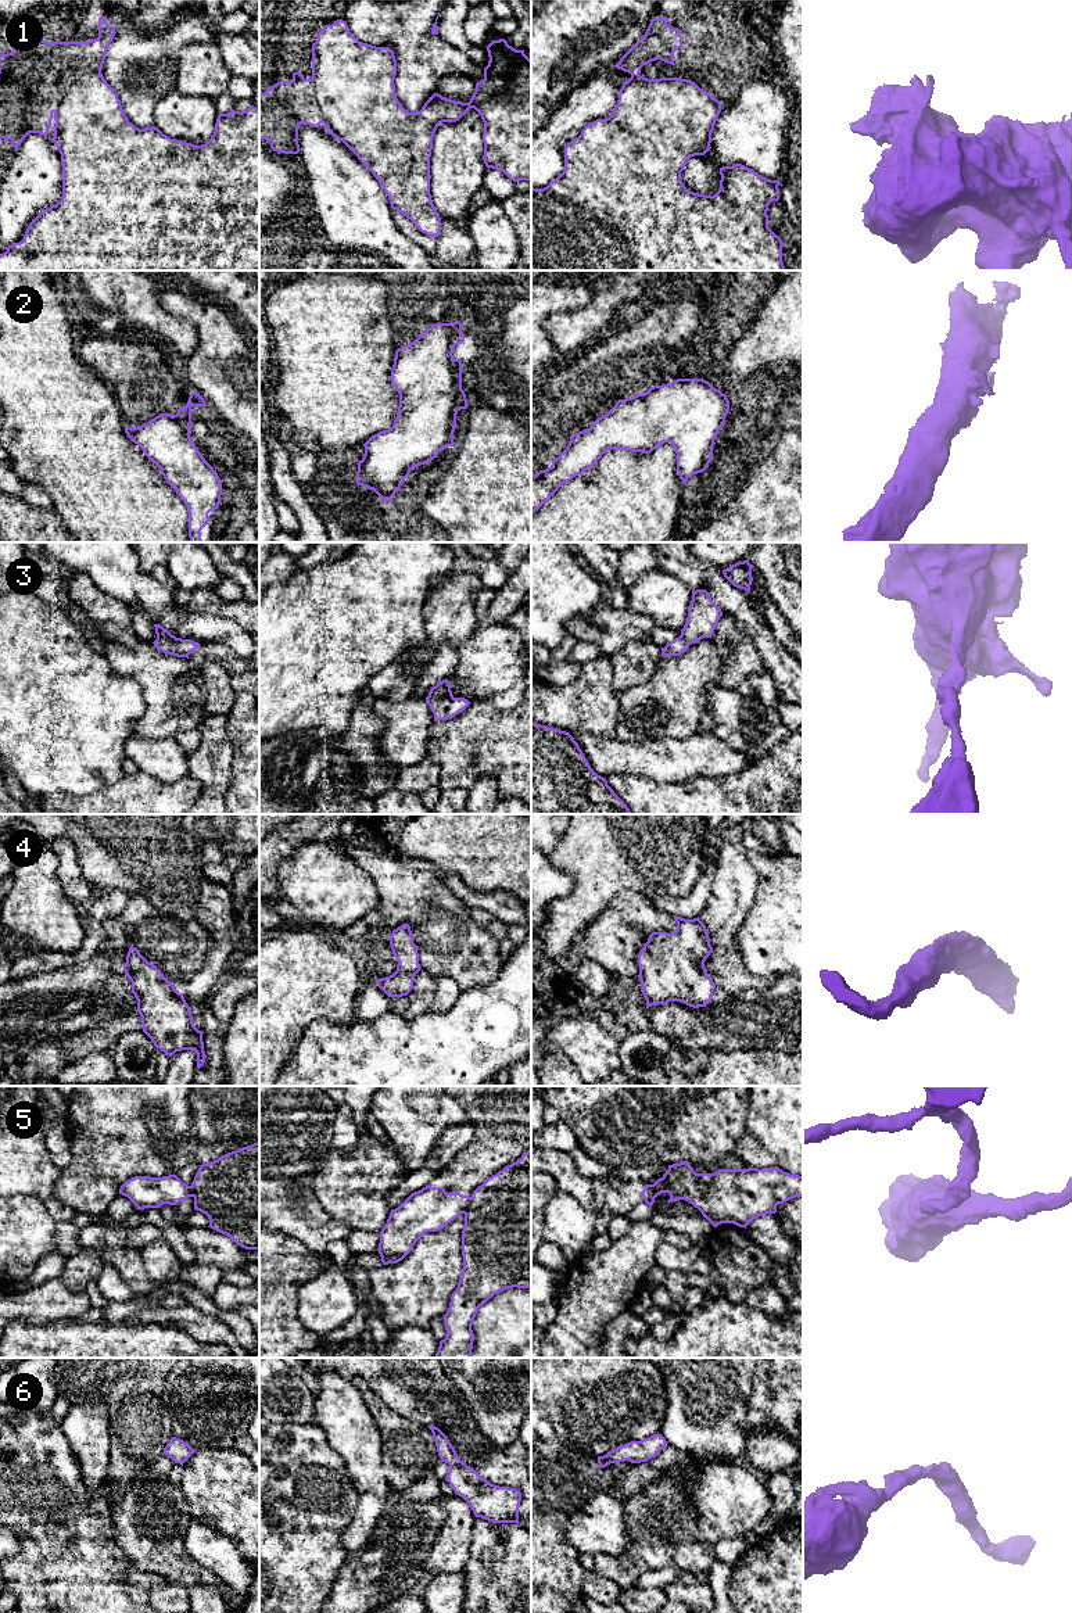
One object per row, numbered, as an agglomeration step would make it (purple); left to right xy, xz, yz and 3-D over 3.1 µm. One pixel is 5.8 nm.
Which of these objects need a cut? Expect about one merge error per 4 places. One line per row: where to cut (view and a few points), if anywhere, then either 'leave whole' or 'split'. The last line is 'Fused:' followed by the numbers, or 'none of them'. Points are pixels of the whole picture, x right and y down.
1: no cut; leave whole
2: no cut; leave whole
3: no cut; leave whole
4: no cut; leave whole
5: cut in xz along (472, 1197), (463, 1212); split
6: no cut; leave whole
Fused: 5

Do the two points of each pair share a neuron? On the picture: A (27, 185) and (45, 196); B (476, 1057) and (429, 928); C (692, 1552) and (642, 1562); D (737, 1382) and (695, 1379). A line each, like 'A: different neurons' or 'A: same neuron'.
A: different neurons
B: different neurons
C: same neuron
D: same neuron

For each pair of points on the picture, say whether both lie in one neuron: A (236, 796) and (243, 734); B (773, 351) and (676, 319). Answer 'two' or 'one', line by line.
A: one
B: two

